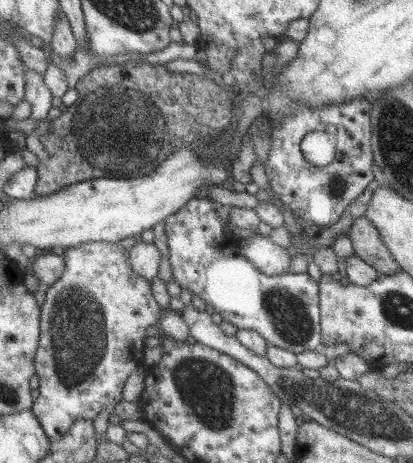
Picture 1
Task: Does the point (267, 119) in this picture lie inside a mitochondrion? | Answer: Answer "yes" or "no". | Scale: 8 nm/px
no

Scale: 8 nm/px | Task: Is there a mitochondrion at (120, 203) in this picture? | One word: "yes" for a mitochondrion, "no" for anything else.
no

